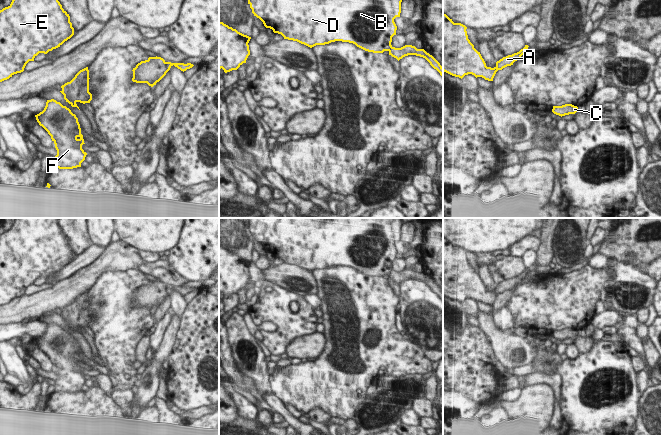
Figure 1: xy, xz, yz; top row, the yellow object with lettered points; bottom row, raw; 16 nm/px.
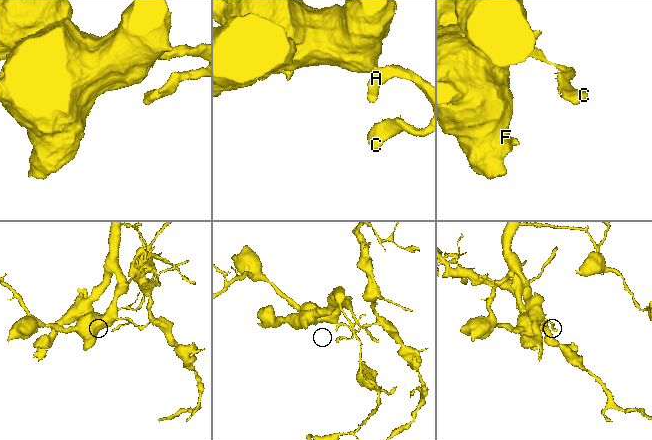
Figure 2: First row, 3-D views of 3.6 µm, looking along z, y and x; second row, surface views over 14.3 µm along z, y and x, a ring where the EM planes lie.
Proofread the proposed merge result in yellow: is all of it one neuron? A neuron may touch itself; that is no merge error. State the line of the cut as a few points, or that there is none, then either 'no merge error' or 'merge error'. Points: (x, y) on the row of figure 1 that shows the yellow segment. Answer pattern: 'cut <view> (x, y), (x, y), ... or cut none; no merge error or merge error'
cut xy (165, 62), (168, 70); merge error

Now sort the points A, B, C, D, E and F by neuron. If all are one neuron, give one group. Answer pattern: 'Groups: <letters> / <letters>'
Groups: A C / B D E F.

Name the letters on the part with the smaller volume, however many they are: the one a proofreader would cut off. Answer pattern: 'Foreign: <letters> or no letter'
Foreign: A, C

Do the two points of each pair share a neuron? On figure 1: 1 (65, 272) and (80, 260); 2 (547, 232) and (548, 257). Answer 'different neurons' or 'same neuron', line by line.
1: same neuron
2: same neuron

